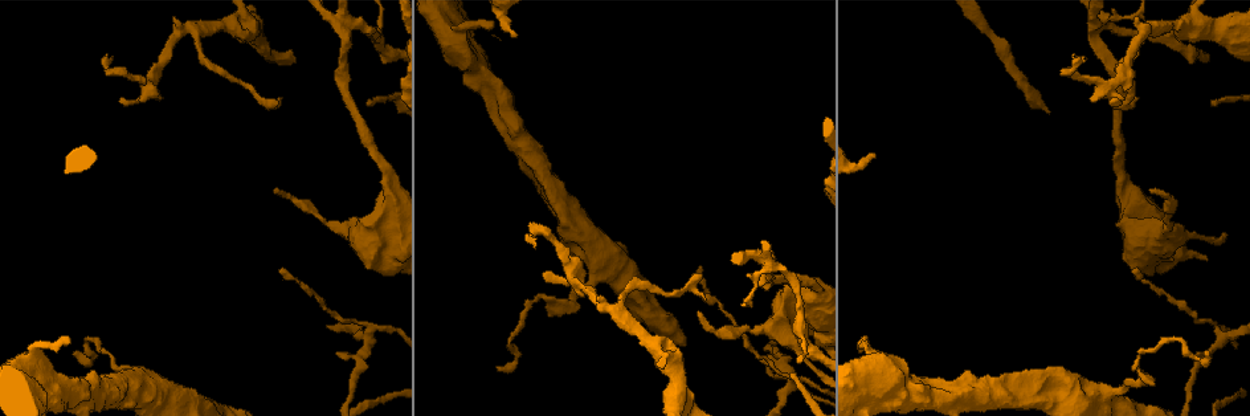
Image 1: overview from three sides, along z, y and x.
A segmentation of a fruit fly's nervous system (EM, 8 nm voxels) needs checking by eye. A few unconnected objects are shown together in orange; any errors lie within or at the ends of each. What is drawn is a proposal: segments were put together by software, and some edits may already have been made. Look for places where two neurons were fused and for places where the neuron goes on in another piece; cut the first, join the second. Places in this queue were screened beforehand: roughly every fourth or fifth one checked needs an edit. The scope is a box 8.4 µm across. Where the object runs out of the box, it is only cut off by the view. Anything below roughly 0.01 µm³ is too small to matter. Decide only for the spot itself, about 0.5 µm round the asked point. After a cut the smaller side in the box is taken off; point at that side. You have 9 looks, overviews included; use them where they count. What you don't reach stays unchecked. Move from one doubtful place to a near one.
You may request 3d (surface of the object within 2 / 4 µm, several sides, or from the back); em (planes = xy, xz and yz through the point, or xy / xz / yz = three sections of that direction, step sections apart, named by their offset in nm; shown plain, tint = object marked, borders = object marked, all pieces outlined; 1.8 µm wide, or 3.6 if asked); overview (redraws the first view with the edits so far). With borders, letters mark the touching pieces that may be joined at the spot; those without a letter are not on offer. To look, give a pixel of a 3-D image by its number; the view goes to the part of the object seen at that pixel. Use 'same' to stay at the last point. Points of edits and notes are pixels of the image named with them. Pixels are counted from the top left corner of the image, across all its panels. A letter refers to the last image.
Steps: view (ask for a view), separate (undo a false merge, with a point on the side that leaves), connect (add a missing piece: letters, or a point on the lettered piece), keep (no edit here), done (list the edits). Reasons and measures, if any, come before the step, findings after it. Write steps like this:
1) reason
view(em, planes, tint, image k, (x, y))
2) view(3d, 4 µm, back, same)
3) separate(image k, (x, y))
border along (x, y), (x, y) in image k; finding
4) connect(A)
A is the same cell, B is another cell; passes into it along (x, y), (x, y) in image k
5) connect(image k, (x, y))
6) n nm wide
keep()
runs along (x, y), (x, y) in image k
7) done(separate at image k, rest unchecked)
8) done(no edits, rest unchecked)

thick turns thin
view(em, planes, borders, image 1, (1188, 23))

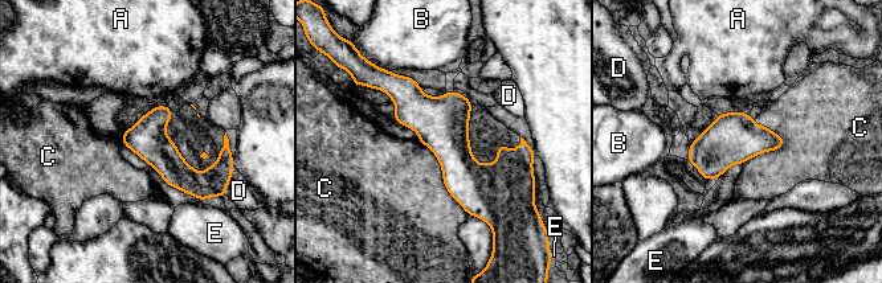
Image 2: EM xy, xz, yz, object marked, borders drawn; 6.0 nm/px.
keep()
A, B, C, D and E are other cells; all the same neuron

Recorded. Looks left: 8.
view(em, planes, tint, image 1, (571, 274))

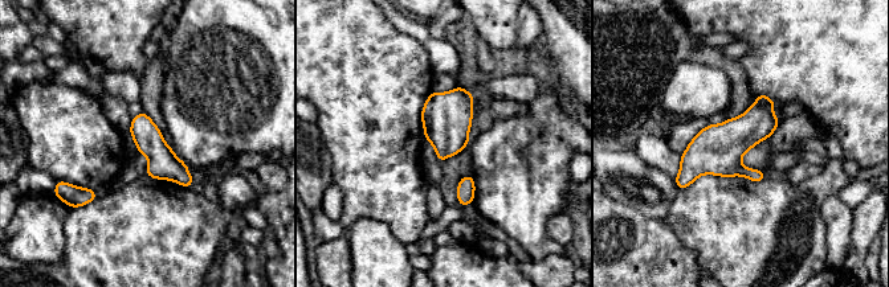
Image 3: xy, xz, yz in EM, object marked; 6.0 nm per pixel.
see the neighbours
view(em, planes, borders, same)

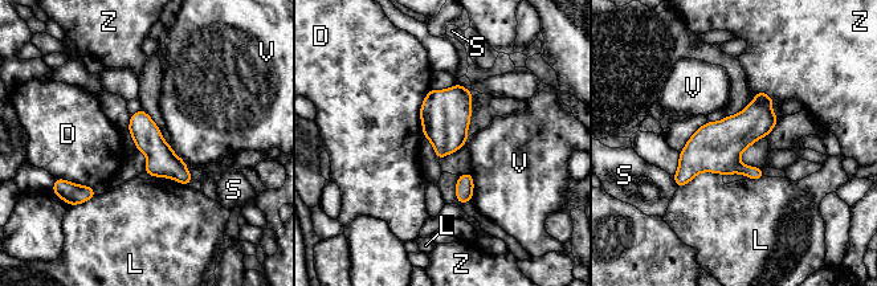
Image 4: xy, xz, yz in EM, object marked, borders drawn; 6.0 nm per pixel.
190 nm wide
keep()
D, L, S, V and Z are other cells; border along (431, 89), (420, 107), (423, 137) in image 4; one neuron here

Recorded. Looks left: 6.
free end
view(3d, 4 µm, image 1, (515, 36))

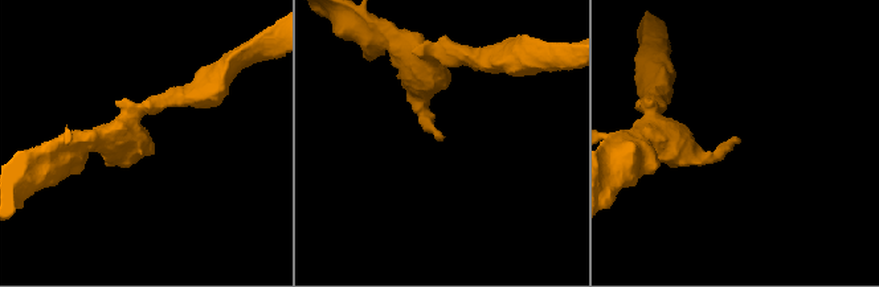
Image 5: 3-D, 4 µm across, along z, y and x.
now the EM
view(em, xy, step 8, tint, image 5, (437, 140))

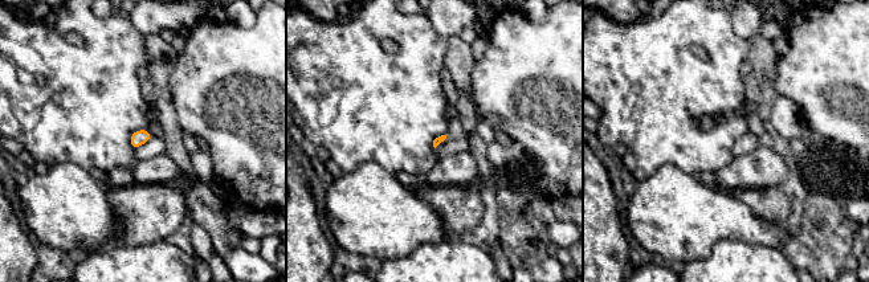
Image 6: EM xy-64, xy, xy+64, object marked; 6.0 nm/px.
another direction
view(em, planes, borders, same)

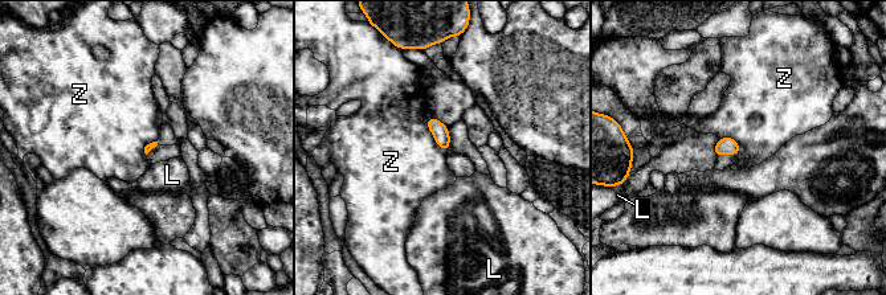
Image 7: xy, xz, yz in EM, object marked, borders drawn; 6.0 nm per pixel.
Z touches over 240 nm
keep()
L and Z are other cells; border along (431, 115), (427, 128), (446, 151) in image 7; no lettered piece goes on from it

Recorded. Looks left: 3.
four-way junction
view(3d, 2 µm, image 1, (370, 336))

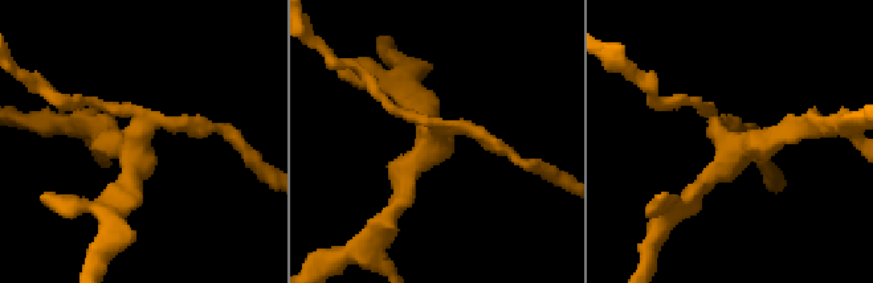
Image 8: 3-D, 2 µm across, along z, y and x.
shape alone is not enough
view(em, yz, step 4, tint, image 8, (133, 156))

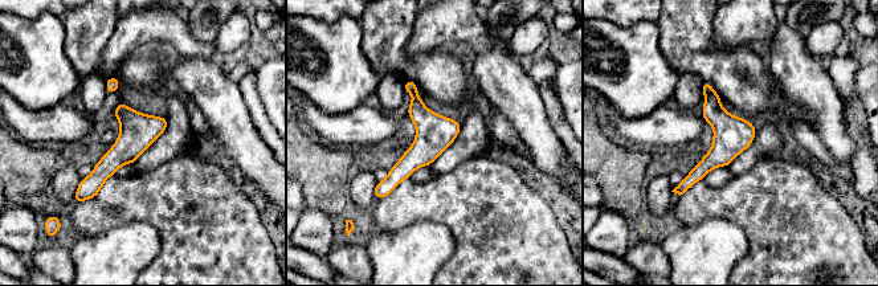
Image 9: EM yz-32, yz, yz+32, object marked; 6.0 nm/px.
see the neighbours
view(em, yz, step 4, borders, same)

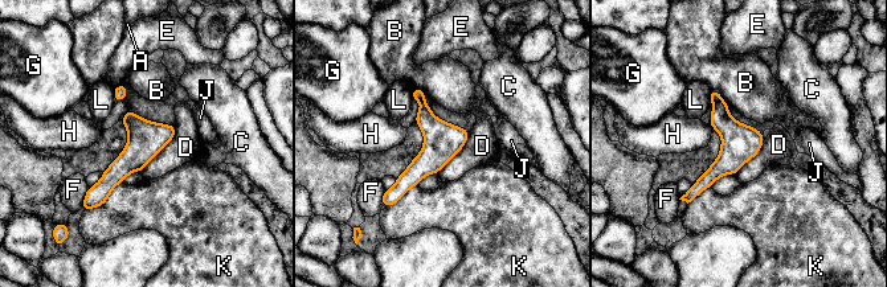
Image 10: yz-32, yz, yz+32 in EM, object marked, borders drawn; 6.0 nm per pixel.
separate(image 10, (736, 136))
A, B, C, D, E, F, G, H, J, K and L are other cells; the part that leaves runs along (172, 128), (154, 136), (88, 199) in image 10; a second neuron is stuck on

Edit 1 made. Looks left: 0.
done(separate at image 10, rest unchecked)

